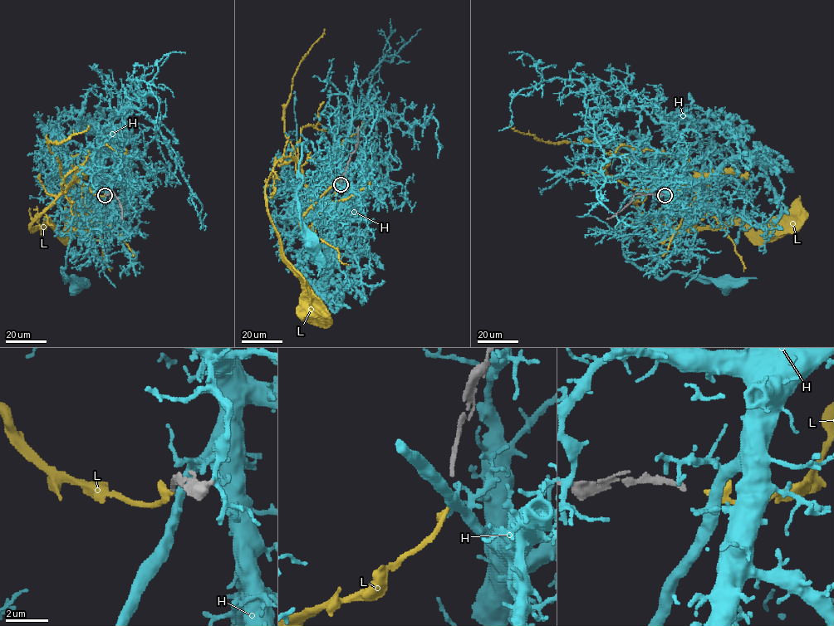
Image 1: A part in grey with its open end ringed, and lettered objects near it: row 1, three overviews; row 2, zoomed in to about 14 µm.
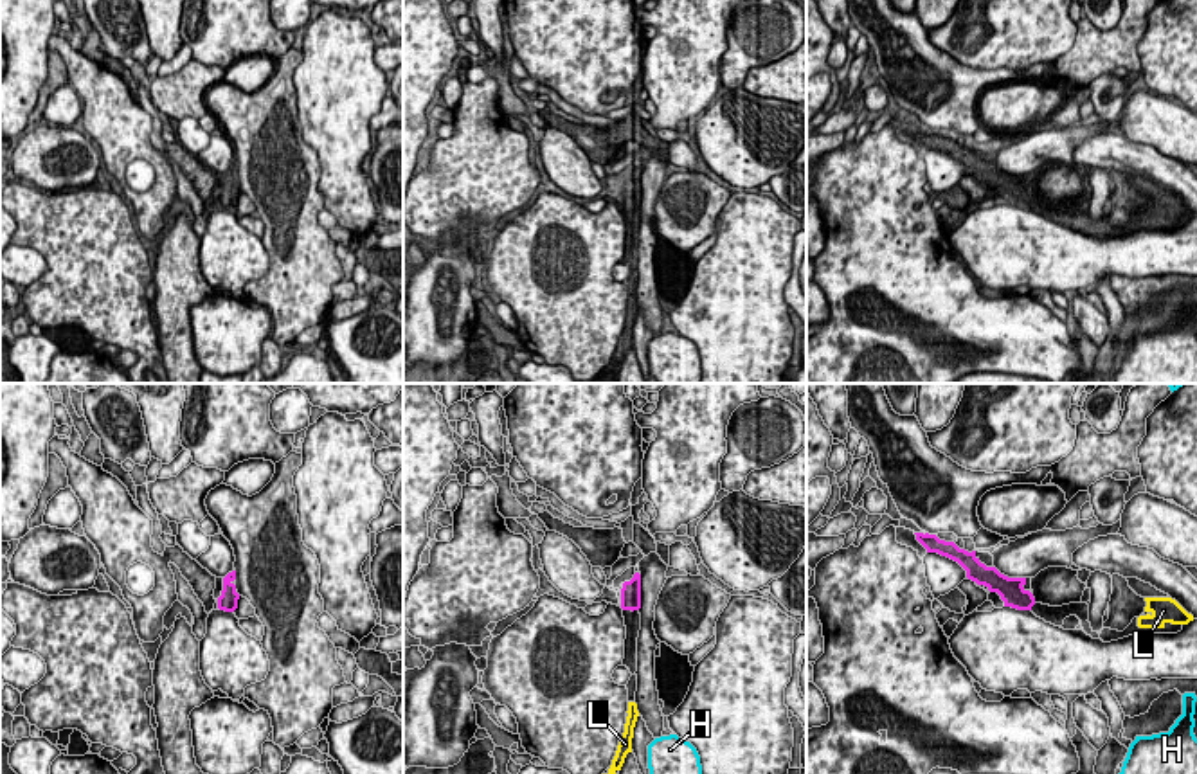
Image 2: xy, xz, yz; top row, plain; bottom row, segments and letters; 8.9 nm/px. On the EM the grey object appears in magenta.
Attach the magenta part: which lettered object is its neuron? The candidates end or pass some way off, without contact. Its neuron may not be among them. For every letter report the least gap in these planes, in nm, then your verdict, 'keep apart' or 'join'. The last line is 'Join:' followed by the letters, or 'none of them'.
H: 1150 nm apart; keep apart
L: 800 nm apart; join
Join: L

